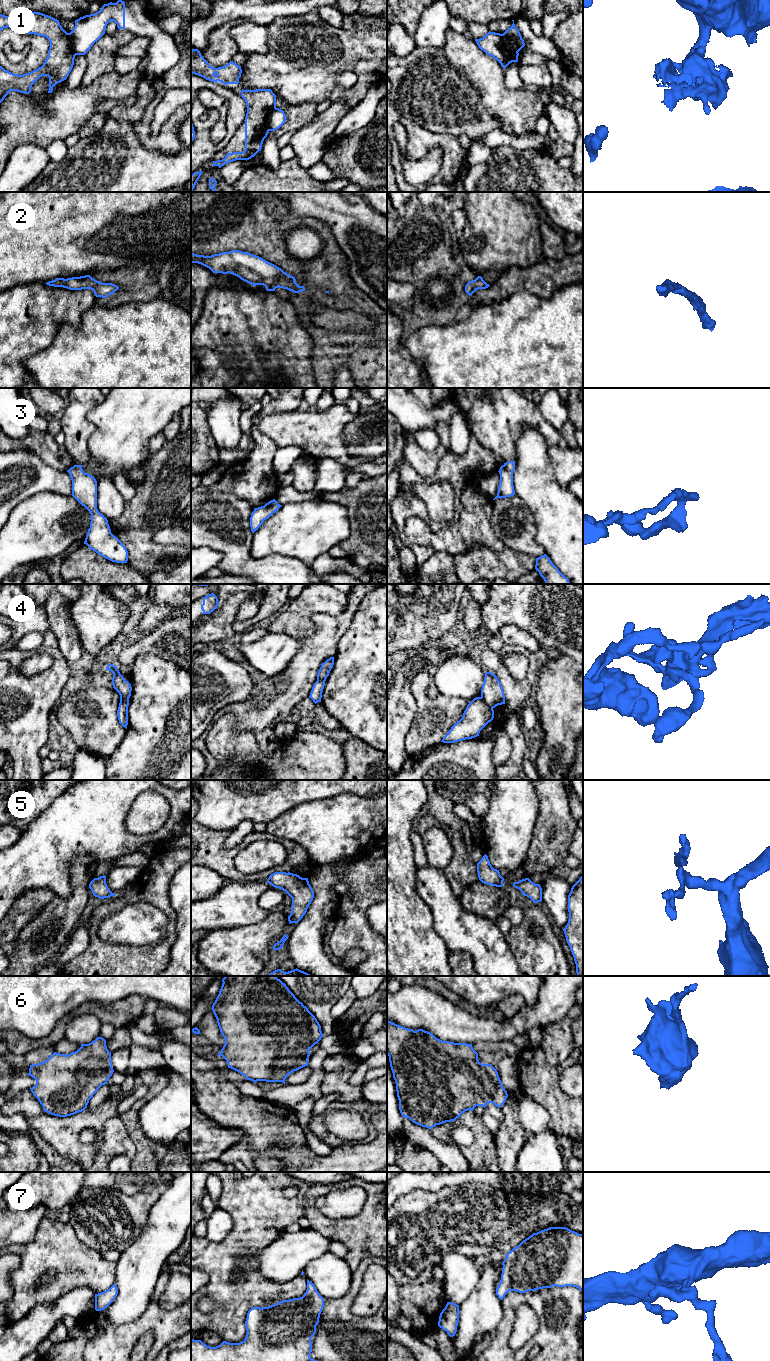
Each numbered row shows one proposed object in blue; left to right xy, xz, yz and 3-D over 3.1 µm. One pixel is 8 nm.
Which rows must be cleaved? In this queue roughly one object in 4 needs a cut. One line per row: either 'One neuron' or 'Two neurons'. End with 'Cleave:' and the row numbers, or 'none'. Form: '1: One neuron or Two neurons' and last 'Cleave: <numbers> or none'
1: Two neurons
2: One neuron
3: One neuron
4: Two neurons
5: One neuron
6: One neuron
7: One neuron
Cleave: 1, 4

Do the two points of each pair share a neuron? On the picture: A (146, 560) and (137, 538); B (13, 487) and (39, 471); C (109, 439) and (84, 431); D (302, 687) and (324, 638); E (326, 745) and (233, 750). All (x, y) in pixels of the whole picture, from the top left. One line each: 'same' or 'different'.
A: same
B: same
C: different
D: same
E: same

